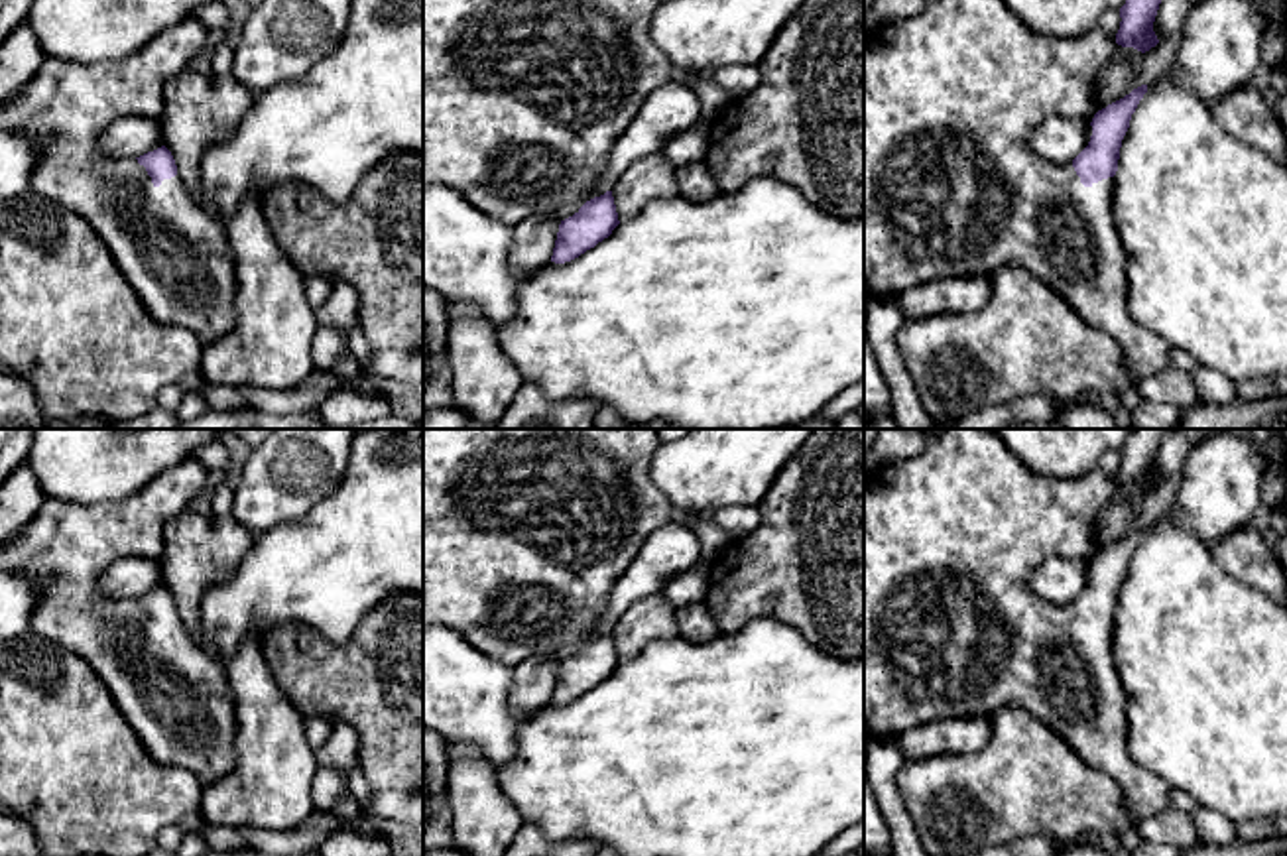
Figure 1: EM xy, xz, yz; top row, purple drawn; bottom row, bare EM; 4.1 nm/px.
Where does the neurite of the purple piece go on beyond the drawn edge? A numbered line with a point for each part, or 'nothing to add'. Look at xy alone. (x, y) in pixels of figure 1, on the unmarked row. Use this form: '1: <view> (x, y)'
1: xy (176, 697)

